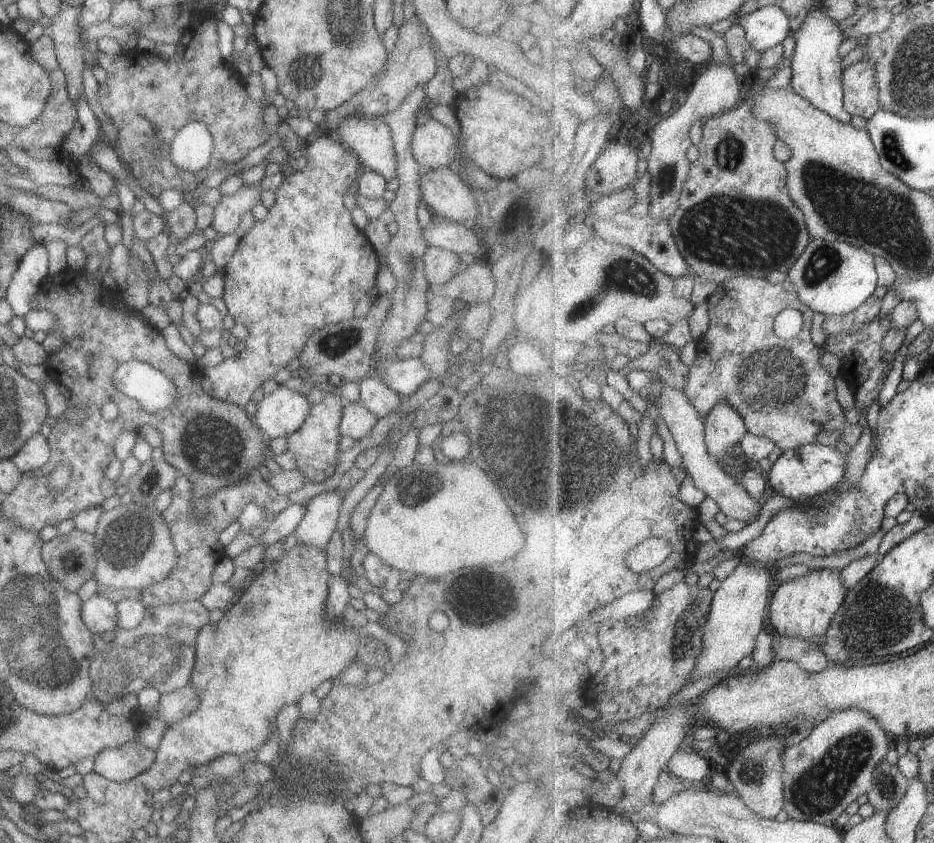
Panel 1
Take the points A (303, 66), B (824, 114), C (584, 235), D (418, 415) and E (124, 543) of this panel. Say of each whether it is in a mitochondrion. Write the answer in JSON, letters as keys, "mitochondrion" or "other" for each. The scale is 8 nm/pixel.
{"A":"mitochondrion","B":"other","C":"other","D":"other","E":"mitochondrion"}

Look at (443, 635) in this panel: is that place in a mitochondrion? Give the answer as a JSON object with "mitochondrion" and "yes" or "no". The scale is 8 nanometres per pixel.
{"mitochondrion":"no"}

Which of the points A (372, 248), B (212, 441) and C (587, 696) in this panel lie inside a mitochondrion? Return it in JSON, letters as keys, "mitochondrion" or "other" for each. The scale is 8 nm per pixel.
{"A":"other","B":"mitochondrion","C":"other"}

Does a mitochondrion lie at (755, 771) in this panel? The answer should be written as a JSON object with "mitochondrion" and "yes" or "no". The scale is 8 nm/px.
{"mitochondrion":"yes"}

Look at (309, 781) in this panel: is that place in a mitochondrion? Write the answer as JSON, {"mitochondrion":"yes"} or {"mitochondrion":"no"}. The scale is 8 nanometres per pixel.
{"mitochondrion":"yes"}

